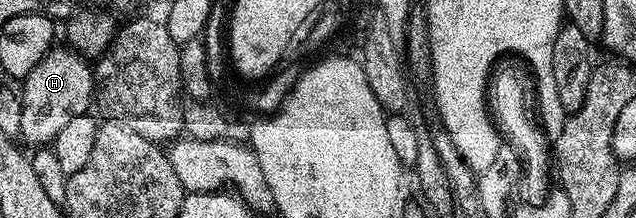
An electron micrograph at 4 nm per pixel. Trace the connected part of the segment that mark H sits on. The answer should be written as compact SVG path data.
M58 44L47 52L44 60L28 72L21 83L22 111L20 112L21 141L30 148L42 148L53 143L54 137L76 116L91 109L96 83L91 63L79 51Z

